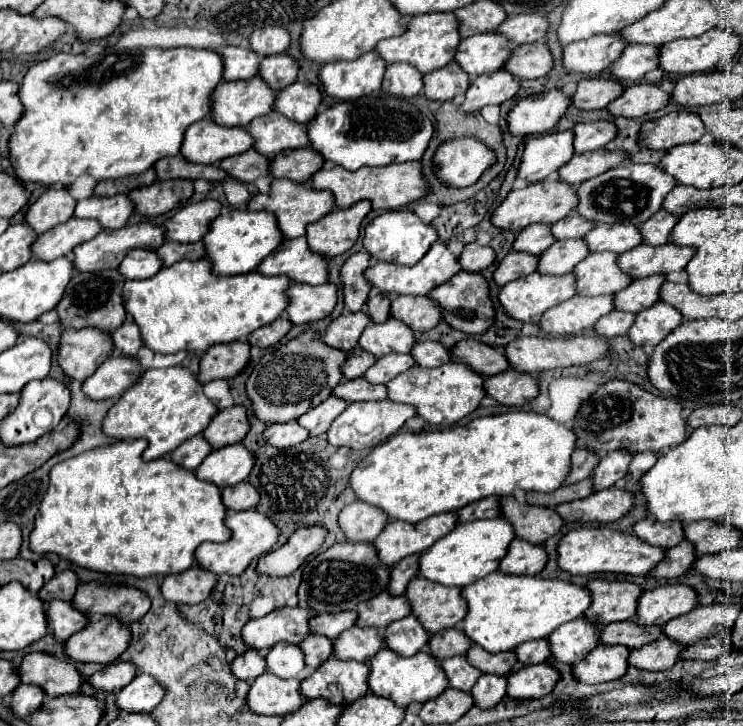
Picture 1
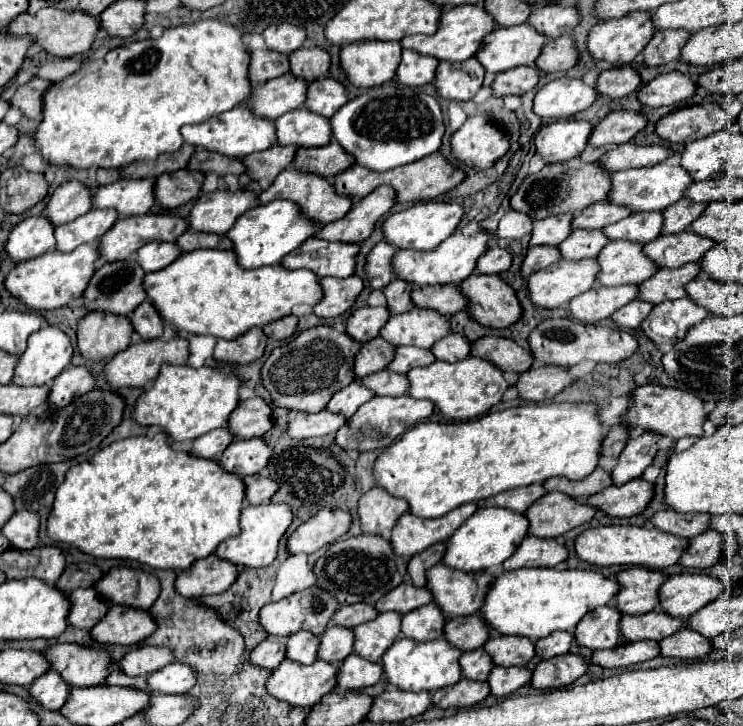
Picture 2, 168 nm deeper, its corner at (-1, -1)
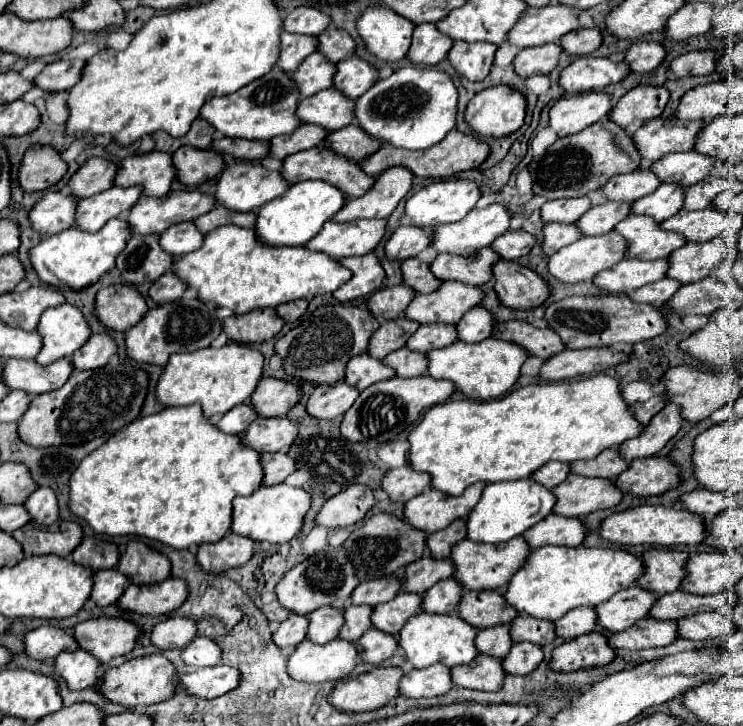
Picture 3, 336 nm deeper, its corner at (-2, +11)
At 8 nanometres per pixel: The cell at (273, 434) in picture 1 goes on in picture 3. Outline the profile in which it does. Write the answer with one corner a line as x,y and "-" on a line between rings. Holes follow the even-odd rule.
337,382
333,386
317,386
307,402
307,414
313,418
333,420
343,416
353,406
357,396
359,390
345,382

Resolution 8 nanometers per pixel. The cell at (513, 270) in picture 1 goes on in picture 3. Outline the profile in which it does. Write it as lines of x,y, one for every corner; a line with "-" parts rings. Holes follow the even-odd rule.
545,224
543,226
543,254
553,256
563,246
579,240
581,234
575,224

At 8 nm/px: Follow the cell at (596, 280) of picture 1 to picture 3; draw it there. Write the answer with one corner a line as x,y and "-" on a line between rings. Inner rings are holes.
631,214
615,226
615,232
627,240
625,258
659,260
667,258
673,250
685,244
685,238
681,234
661,230
659,224
649,216

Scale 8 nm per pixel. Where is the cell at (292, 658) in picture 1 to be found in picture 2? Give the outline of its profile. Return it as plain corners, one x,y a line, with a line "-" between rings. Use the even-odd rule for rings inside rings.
300,630
288,638
286,656
300,664
312,664
318,660
318,646
320,646
320,636
314,636
308,630

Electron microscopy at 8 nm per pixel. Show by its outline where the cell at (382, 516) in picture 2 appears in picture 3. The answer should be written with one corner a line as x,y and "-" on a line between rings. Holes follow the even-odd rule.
409,466
389,470
381,480
381,490
387,492
389,500
401,504
415,498
425,488
429,488
429,476
423,472
415,472

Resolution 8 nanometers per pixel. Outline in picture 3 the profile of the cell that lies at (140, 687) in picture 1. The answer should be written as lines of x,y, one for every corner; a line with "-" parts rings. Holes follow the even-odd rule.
197,636
187,648
181,650
181,660
187,666
195,666
195,668
217,666
219,656
221,656
219,646
211,638
205,638
205,636

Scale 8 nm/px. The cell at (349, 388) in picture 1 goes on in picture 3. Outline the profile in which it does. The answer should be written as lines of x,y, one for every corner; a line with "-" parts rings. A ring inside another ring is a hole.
409,348
391,352
389,356
383,358
383,364
391,366
395,370
395,376
399,376
399,378
423,376
427,372
427,358
419,352
411,352

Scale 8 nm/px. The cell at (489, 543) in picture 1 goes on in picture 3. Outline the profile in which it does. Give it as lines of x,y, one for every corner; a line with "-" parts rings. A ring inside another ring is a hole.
531,478
487,484
481,500
467,516
467,540
483,542
483,544
507,542
515,536
521,536
527,528
543,520
551,512
553,504
555,504
555,496
551,494
551,490
539,486

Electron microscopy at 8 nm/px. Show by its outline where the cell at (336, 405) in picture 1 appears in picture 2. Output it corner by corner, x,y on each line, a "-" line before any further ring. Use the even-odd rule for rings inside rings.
356,378
356,380
352,380
352,384
348,384
346,388
342,388
340,392
336,392
336,394
332,396
332,400
330,400
330,404
326,406
326,410
330,410
330,412
340,412
340,414
344,414
346,418
350,418
350,416
354,416
356,410
358,410
364,402
368,402
370,398
374,398
374,392
372,392
370,388
366,388
360,378

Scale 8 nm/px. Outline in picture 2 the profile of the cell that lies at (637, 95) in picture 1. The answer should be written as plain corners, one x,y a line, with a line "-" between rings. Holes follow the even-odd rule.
674,70
668,74
660,74
650,84
640,88
638,98
644,106
670,106
690,98
696,92
696,88
698,84
692,80
690,74

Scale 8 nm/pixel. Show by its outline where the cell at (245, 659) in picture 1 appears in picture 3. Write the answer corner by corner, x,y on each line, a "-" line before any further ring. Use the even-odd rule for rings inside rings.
291,614
285,622
279,624
279,628
273,632
273,642
279,648
287,648
287,646
297,646
303,638
305,638
305,630
307,630
307,618
305,616
297,616

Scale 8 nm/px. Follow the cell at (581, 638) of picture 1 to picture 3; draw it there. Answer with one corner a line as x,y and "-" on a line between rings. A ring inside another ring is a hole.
639,586
625,588
611,596
611,600
595,606
597,626
607,632
623,632
637,620
647,618
649,608
655,604
657,596

